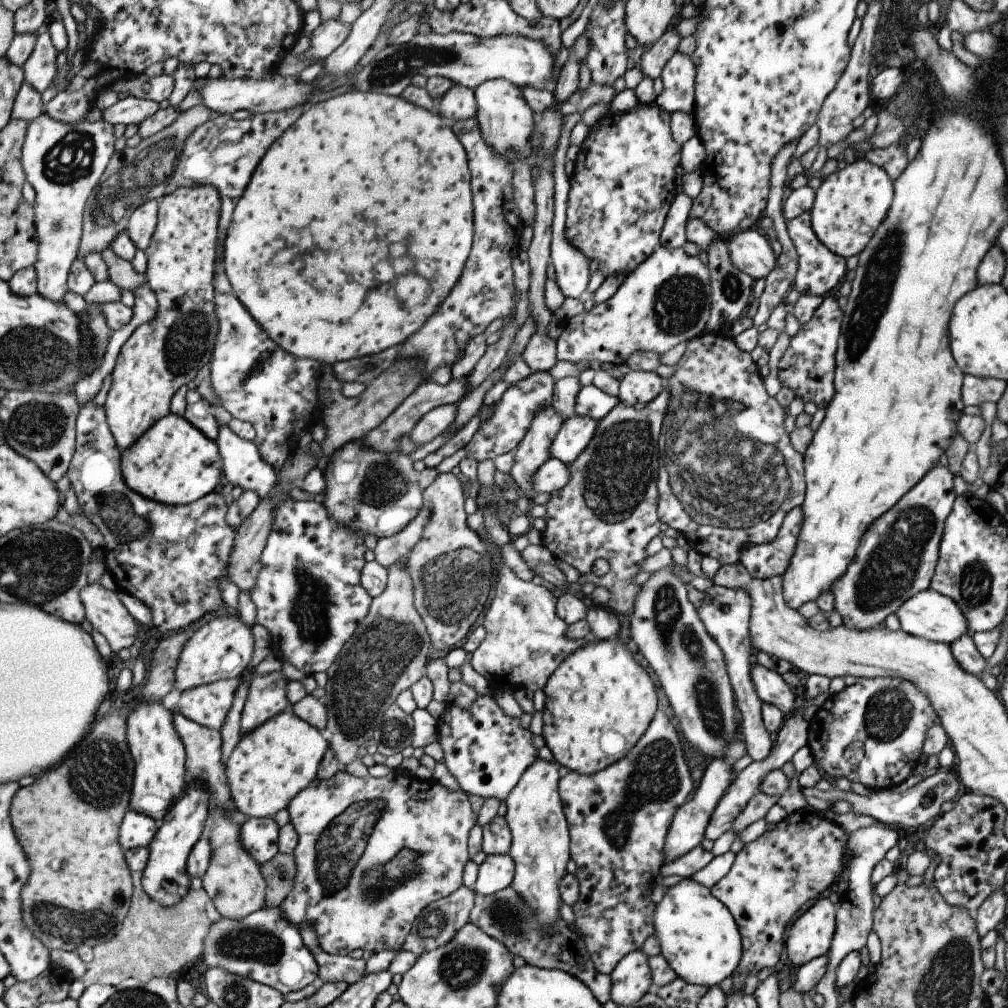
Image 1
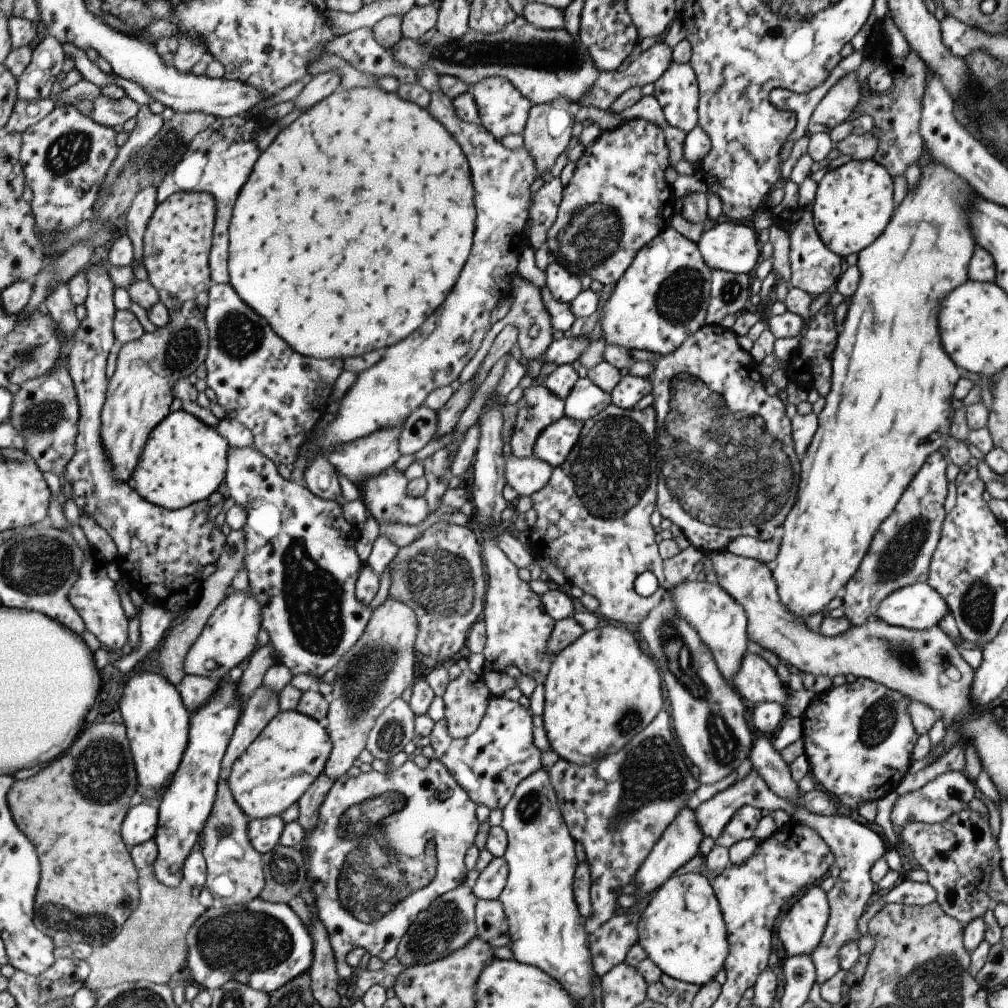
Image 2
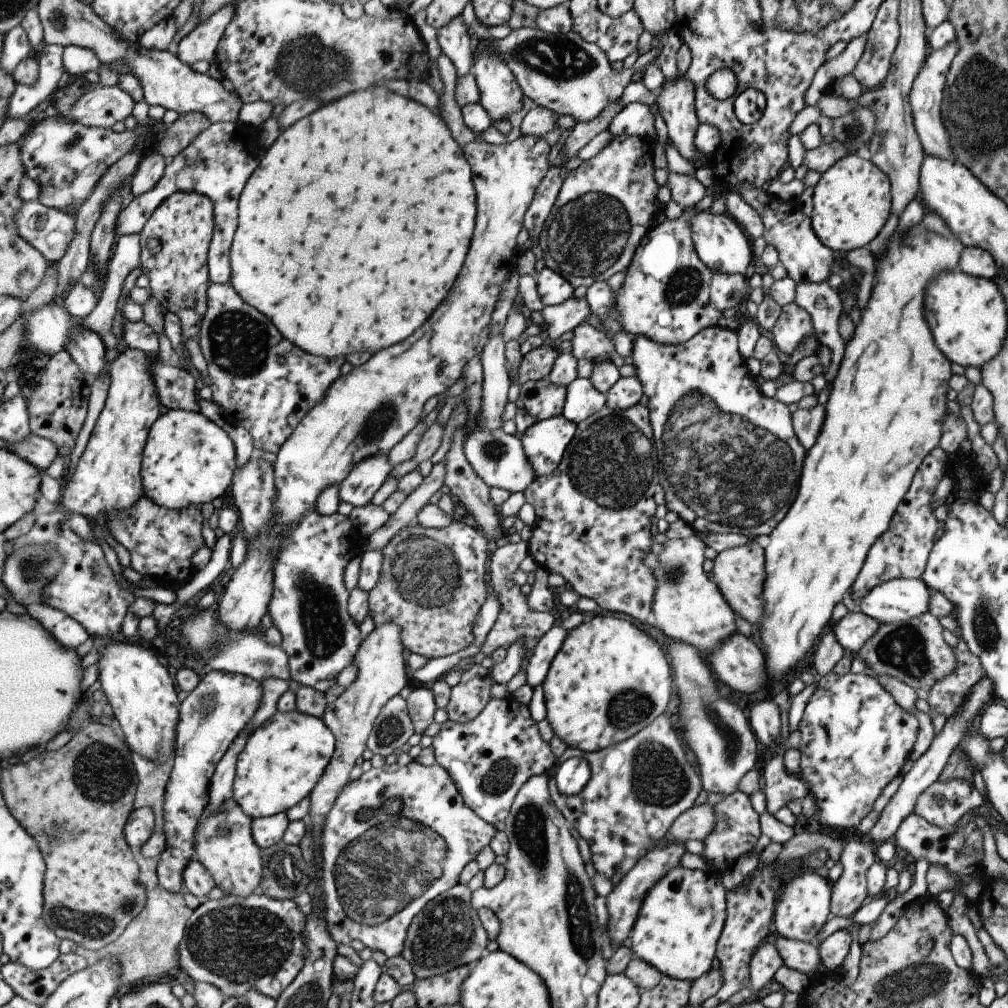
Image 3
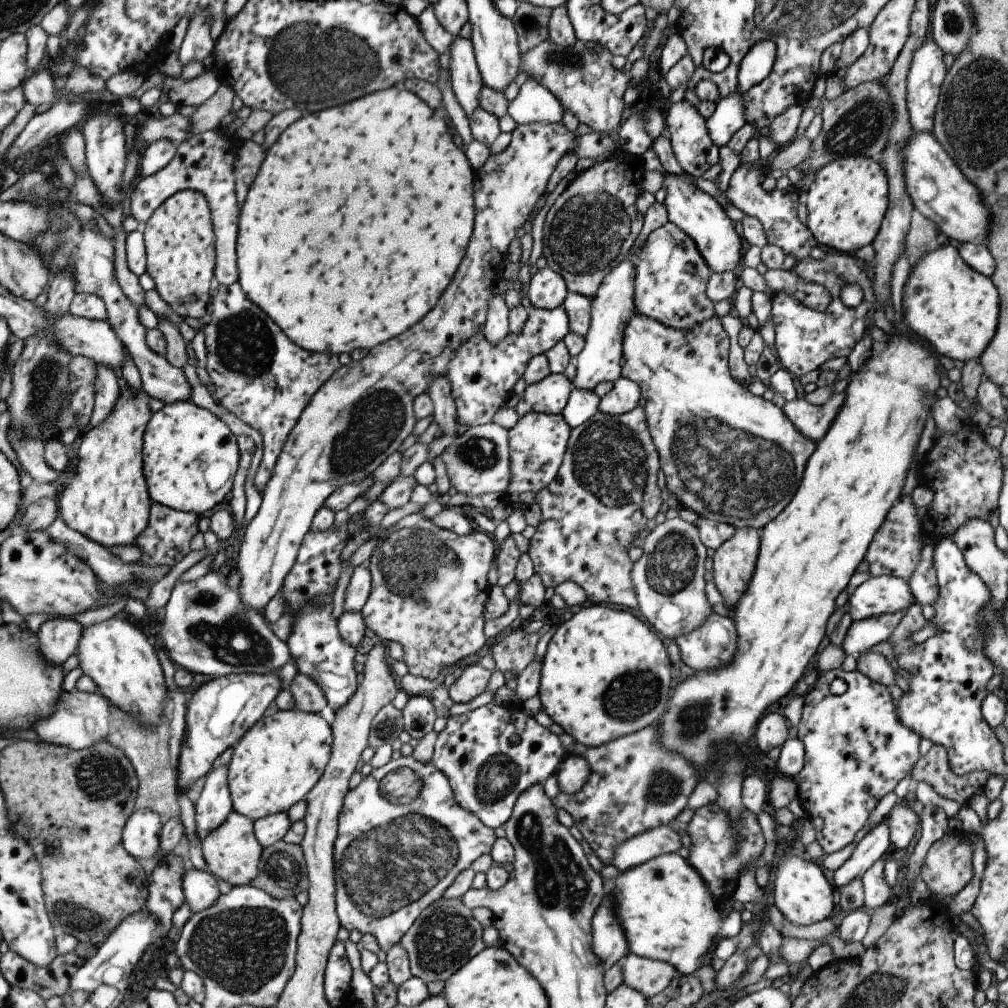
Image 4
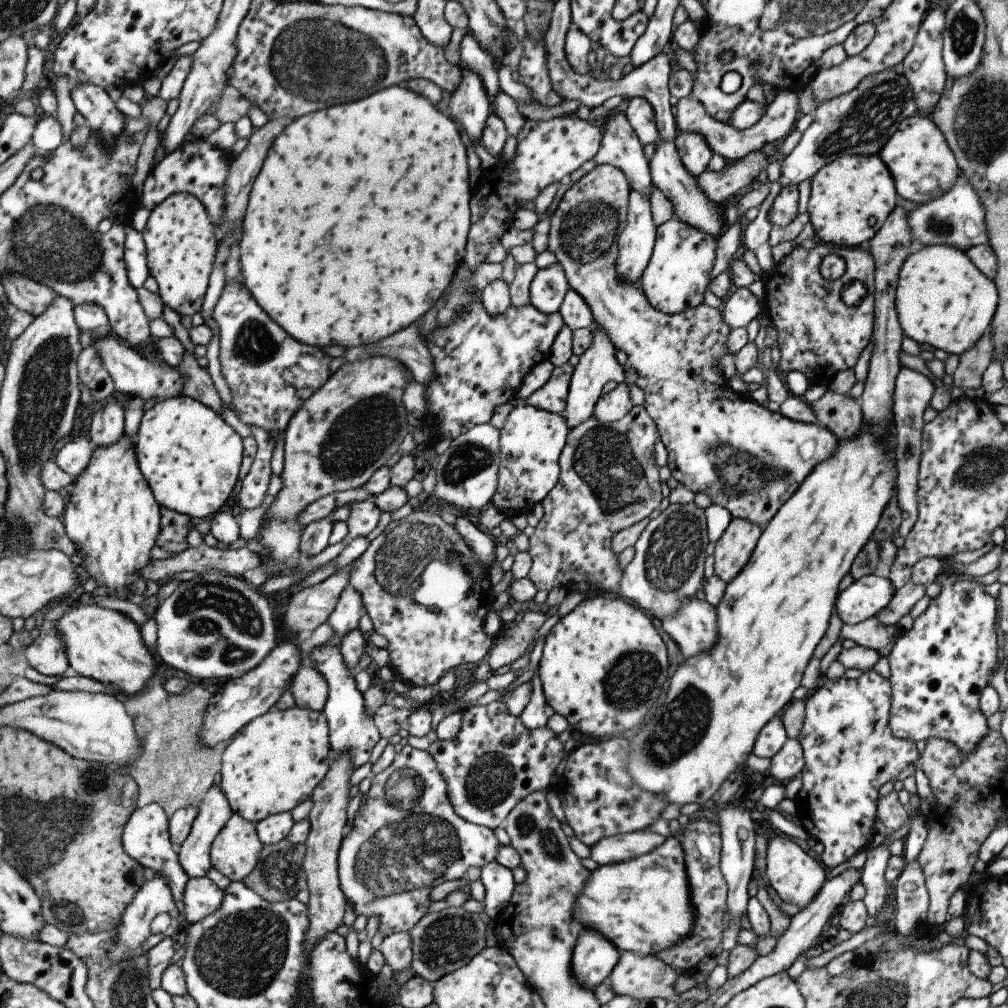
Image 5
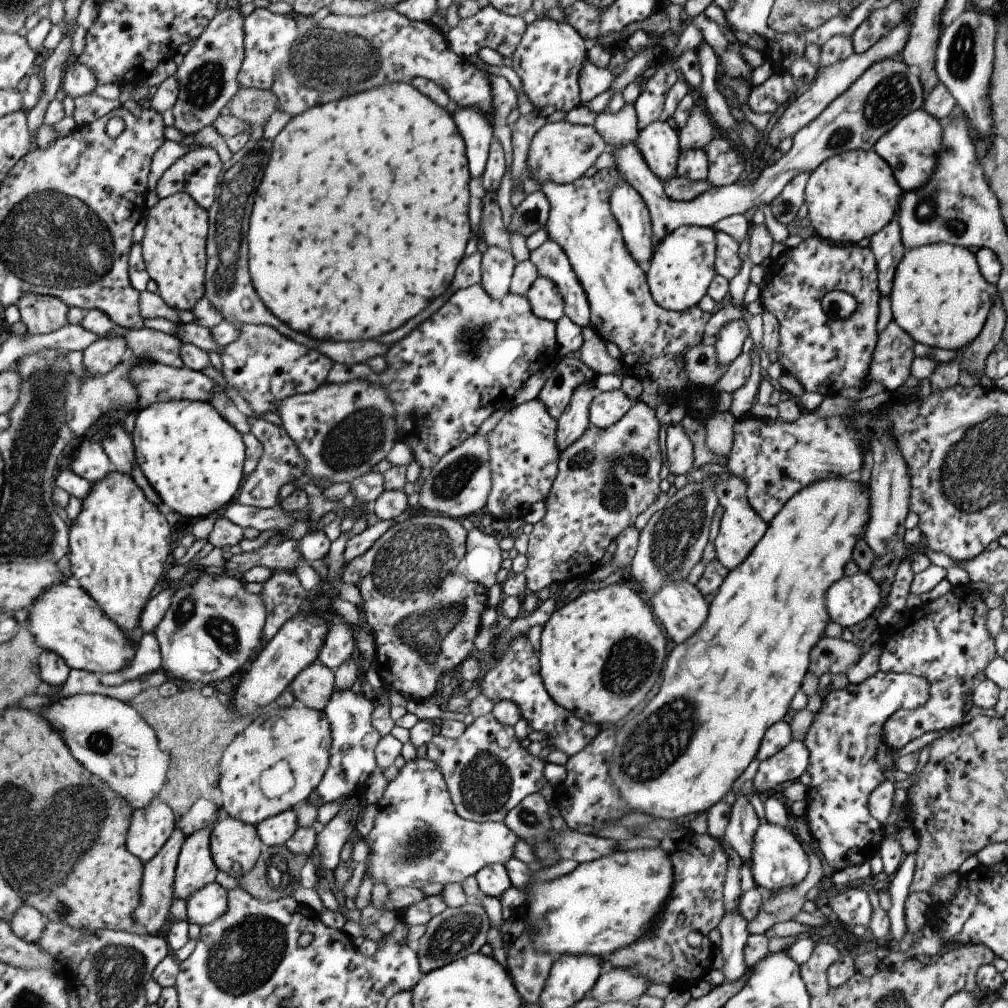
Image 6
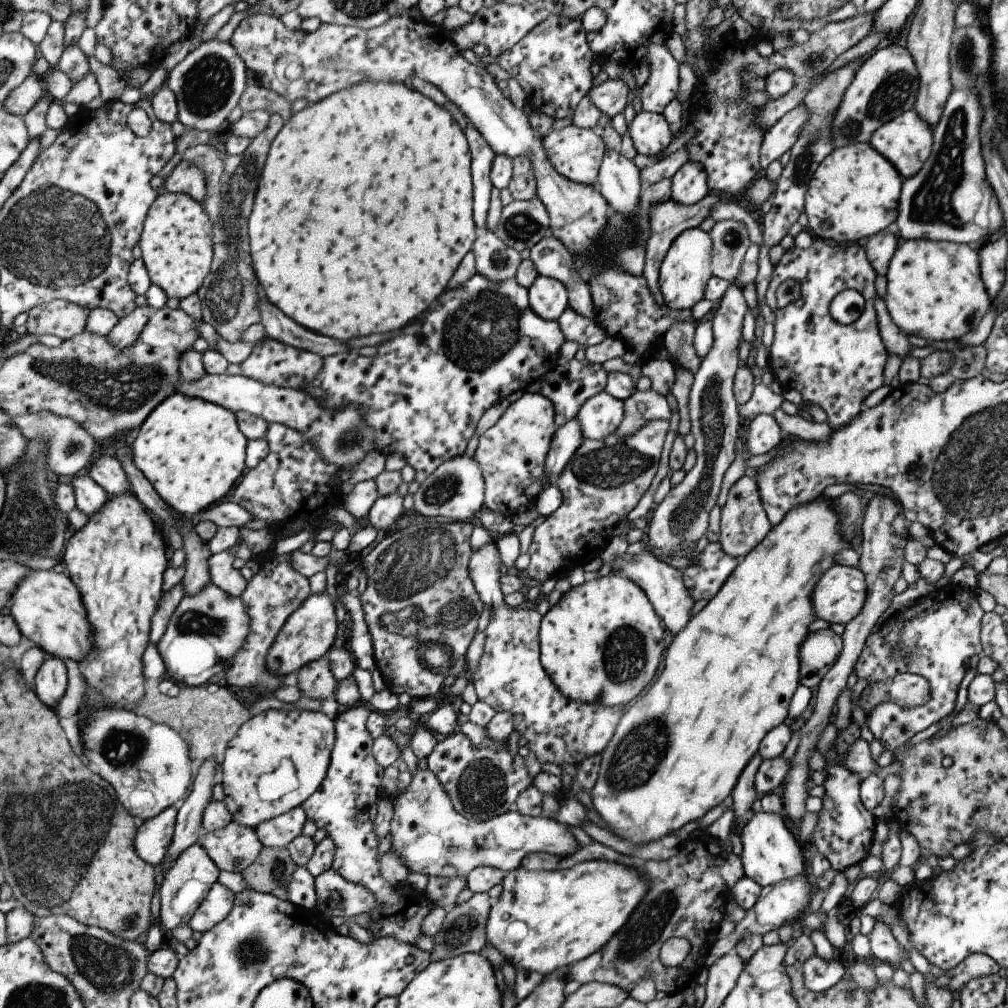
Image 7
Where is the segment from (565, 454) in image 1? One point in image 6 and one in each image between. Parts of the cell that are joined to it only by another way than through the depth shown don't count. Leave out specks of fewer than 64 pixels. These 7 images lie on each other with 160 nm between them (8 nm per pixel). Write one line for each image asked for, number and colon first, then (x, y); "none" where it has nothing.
2: (553, 444)
3: (543, 443)
4: (537, 442)
5: (531, 439)
6: (523, 456)

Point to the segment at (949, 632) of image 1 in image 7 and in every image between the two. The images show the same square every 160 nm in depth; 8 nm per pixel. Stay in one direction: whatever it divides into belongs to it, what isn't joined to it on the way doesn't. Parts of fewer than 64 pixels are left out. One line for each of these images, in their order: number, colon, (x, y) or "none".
2: (917, 607)
3: (896, 600)
4: (883, 595)
5: (866, 596)
6: (850, 599)
7: (839, 594)

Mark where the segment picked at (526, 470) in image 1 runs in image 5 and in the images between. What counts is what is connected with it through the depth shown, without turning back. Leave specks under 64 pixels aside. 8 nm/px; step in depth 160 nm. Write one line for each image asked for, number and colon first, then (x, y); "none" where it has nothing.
2: (537, 408)
3: (537, 400)
4: (549, 395)
5: (551, 395)

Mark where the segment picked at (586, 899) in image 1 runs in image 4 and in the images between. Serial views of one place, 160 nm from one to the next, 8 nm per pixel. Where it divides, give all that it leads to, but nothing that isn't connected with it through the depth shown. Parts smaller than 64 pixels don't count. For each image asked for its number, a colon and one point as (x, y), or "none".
2: (617, 808)
3: (636, 788)
4: (635, 785)

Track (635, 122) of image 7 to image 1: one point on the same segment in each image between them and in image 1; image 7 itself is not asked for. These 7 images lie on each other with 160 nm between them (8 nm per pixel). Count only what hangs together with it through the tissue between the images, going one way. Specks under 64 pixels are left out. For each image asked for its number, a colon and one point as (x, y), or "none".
1: (749, 250)
2: (731, 247)
3: (720, 243)
4: (700, 216)
5: (690, 205)
6: (658, 143)

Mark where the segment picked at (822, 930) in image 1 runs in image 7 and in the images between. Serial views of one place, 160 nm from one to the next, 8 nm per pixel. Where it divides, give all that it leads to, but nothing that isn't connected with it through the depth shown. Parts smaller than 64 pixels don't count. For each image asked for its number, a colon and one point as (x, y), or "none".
2: (800, 930)
3: (804, 906)
4: (800, 892)
5: (796, 877)
6: (779, 859)
7: (771, 852)

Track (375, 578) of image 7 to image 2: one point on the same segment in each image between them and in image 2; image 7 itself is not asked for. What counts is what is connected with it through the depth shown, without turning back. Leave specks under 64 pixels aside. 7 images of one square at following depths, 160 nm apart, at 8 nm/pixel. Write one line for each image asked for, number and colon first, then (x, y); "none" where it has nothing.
2: (439, 576)
3: (431, 584)
4: (428, 588)
5: (417, 585)
6: (424, 616)

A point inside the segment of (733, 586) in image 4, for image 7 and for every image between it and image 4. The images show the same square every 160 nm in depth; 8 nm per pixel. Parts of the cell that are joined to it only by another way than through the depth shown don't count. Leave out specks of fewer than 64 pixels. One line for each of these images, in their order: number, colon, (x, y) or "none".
5: (732, 549)
6: (740, 527)
7: (743, 523)

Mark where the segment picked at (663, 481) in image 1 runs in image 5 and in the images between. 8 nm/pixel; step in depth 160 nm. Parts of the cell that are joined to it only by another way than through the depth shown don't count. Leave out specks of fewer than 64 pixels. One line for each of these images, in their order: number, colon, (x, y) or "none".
2: (727, 468)
3: (728, 458)
4: (732, 457)
5: (749, 460)

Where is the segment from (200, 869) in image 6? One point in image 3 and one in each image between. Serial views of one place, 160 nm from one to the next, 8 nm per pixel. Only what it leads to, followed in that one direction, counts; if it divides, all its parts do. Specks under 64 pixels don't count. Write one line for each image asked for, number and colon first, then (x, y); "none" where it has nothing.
3: (220, 789)
4: (213, 803)
5: (212, 812)

